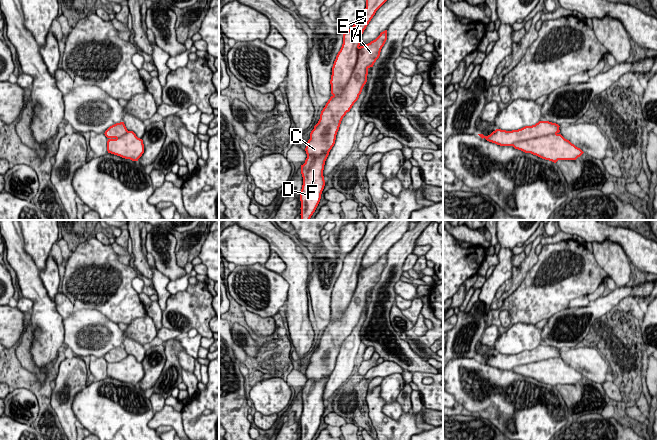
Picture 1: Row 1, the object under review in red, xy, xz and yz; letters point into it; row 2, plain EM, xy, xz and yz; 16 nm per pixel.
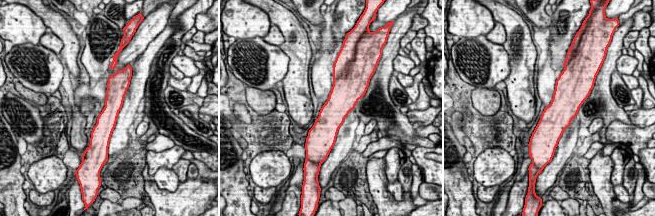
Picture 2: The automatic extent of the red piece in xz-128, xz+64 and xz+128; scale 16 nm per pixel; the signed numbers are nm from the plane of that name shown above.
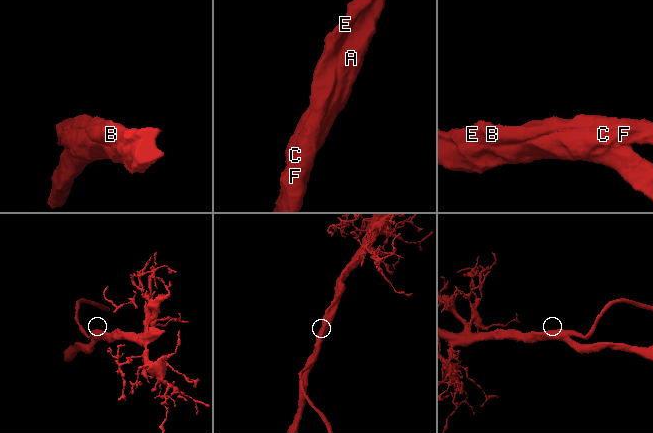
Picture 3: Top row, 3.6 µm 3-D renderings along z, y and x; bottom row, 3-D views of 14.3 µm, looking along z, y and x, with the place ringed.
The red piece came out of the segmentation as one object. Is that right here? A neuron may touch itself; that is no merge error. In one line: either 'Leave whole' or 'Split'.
Leave whole

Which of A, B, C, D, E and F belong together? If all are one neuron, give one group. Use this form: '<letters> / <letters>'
A B C D E F

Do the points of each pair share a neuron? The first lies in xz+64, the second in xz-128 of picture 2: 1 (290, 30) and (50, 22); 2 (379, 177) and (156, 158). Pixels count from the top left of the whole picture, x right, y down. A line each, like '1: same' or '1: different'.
1: same
2: different

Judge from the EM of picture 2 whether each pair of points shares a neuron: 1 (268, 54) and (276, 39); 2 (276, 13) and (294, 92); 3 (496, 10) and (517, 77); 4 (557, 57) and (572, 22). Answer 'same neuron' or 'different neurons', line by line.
1: same neuron
2: same neuron
3: same neuron
4: same neuron

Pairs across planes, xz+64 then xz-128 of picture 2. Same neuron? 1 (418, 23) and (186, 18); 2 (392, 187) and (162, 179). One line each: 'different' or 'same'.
1: different
2: same

